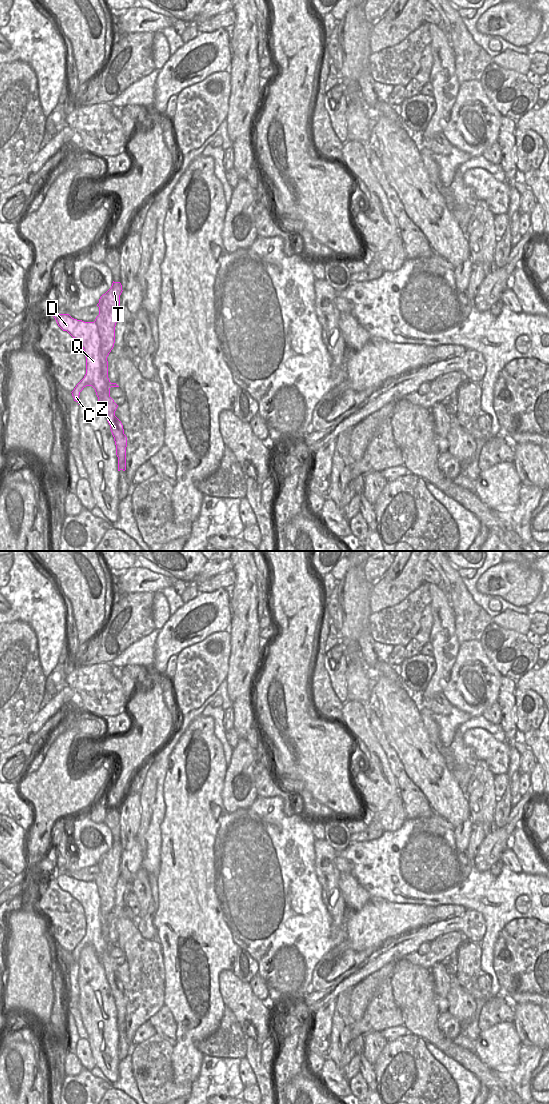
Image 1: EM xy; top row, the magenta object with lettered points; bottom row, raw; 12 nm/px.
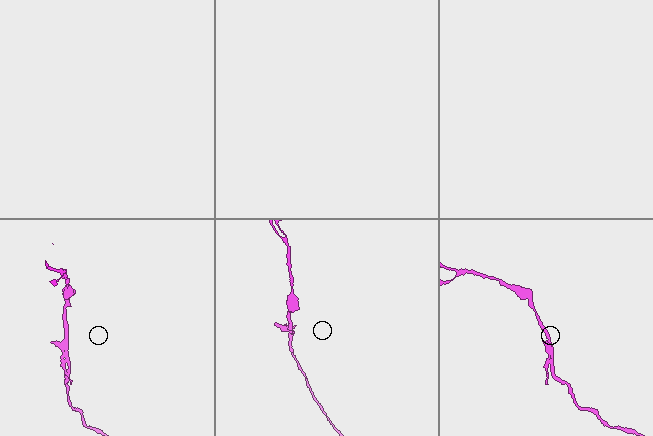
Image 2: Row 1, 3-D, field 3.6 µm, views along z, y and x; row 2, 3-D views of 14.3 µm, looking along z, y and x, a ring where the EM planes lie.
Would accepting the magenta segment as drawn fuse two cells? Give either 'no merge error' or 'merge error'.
merge error

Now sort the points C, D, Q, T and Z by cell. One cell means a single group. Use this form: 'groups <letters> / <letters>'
groups C D Q / T Z

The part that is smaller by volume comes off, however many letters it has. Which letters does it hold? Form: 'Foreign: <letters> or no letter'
Foreign: C, D, Q

